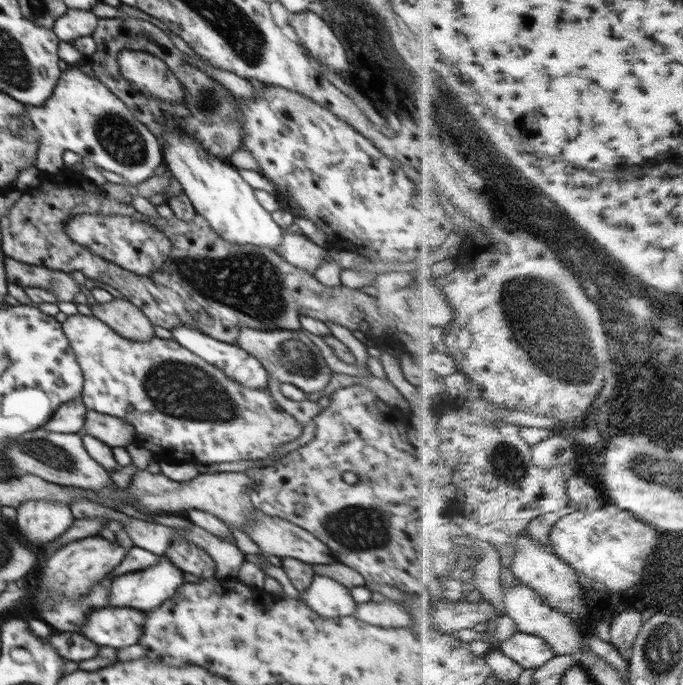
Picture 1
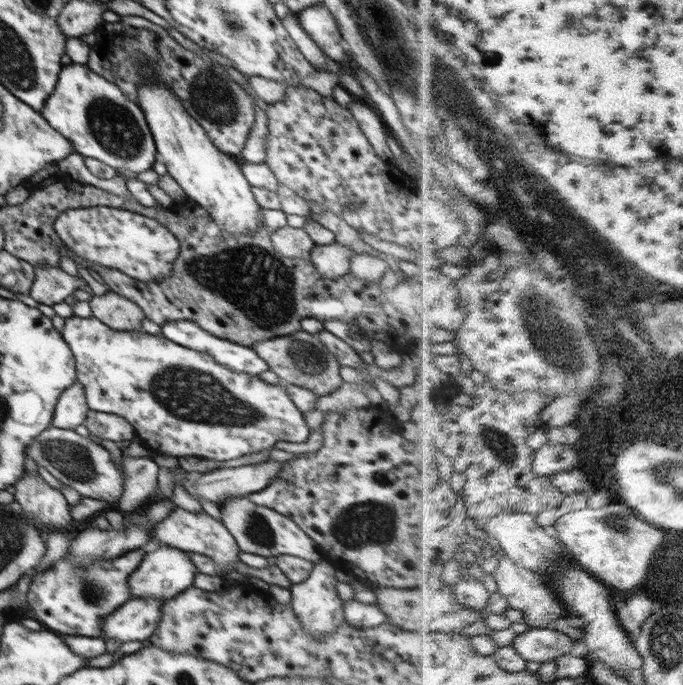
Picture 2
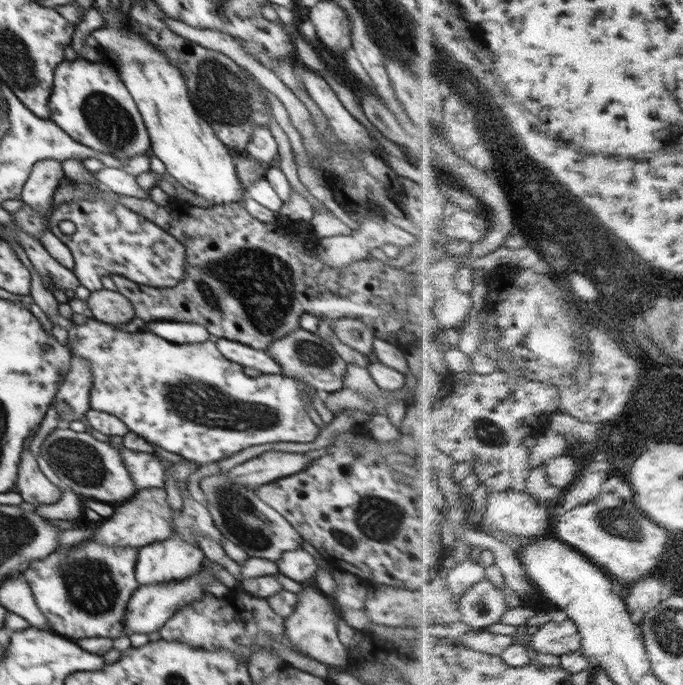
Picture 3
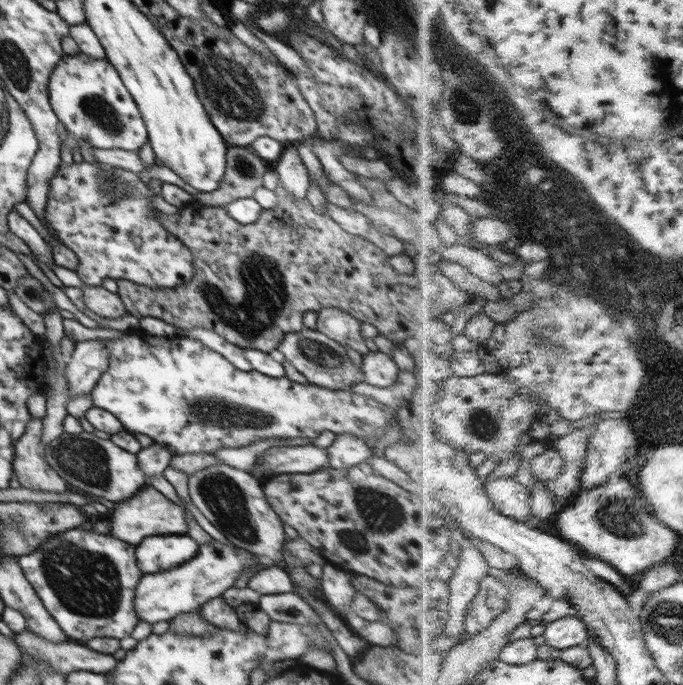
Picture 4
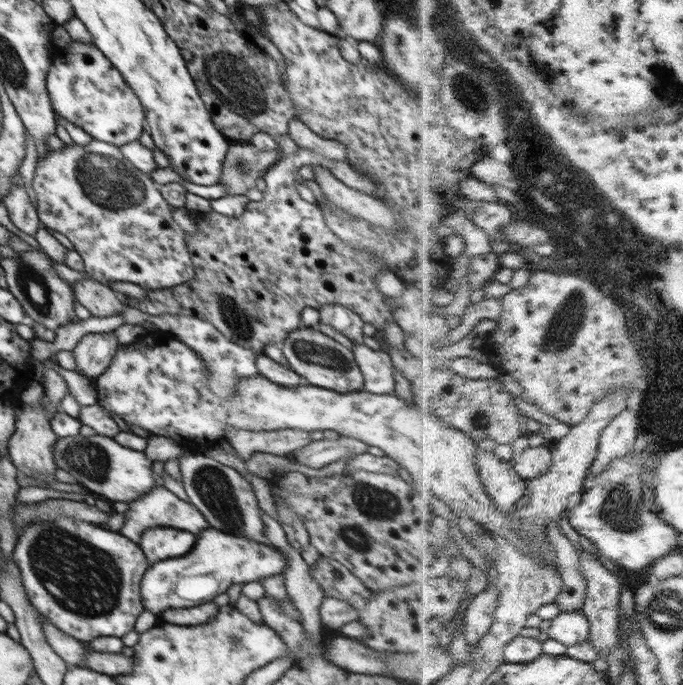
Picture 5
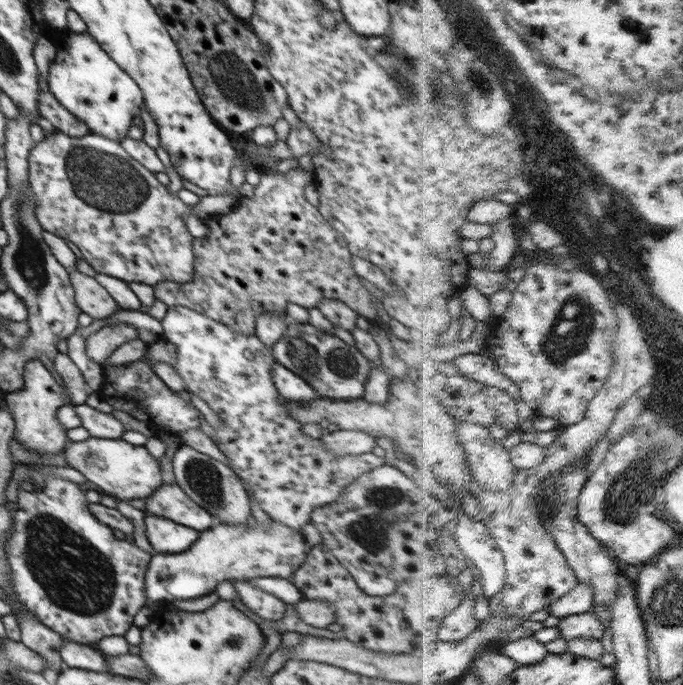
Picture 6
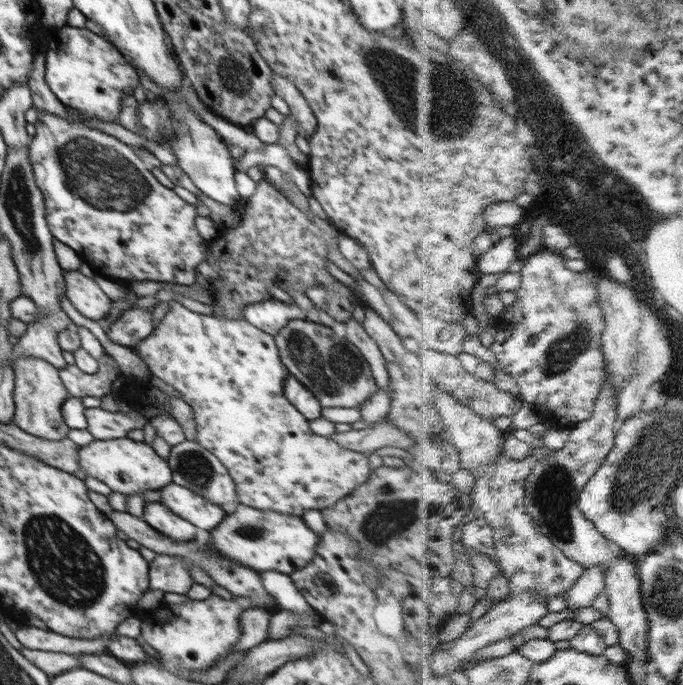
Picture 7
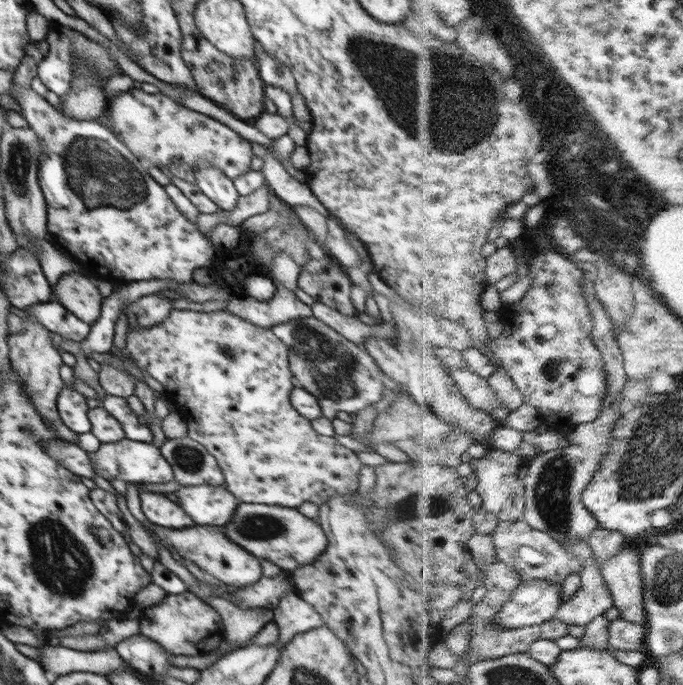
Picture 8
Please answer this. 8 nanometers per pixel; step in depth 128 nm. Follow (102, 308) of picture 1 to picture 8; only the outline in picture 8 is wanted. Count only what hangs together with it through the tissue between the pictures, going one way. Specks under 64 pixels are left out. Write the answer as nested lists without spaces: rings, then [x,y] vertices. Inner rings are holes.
[[[68,272],[54,285],[57,303],[74,316],[91,325],[101,313],[104,298],[88,275],[82,272]]]

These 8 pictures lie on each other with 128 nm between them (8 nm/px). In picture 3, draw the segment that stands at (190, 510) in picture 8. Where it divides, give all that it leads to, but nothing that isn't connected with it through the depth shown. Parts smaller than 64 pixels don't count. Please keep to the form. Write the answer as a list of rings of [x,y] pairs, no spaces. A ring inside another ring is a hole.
[[[148,487],[140,490],[129,502],[124,502],[118,508],[114,507],[114,514],[102,522],[102,534],[100,528],[94,532],[94,540],[108,544],[108,546],[126,546],[141,549],[150,542],[163,541],[175,537],[175,519],[177,512],[173,510],[167,501],[165,488]]]

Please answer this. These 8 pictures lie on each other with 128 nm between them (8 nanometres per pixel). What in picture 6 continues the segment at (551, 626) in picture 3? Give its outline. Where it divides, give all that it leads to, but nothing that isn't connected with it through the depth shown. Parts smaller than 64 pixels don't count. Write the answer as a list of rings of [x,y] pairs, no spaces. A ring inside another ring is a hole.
[[[596,612],[572,614],[564,617],[558,625],[569,641],[580,637],[594,637],[602,640],[606,636],[606,624],[600,620]]]

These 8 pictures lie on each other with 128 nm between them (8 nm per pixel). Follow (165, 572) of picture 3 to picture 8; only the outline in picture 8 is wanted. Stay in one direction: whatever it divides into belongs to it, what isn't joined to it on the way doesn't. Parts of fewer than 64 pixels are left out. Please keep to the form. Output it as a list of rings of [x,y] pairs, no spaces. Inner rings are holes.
[[[140,492],[142,512],[157,526],[167,529],[182,530],[195,525],[190,516],[176,502],[158,492]]]

